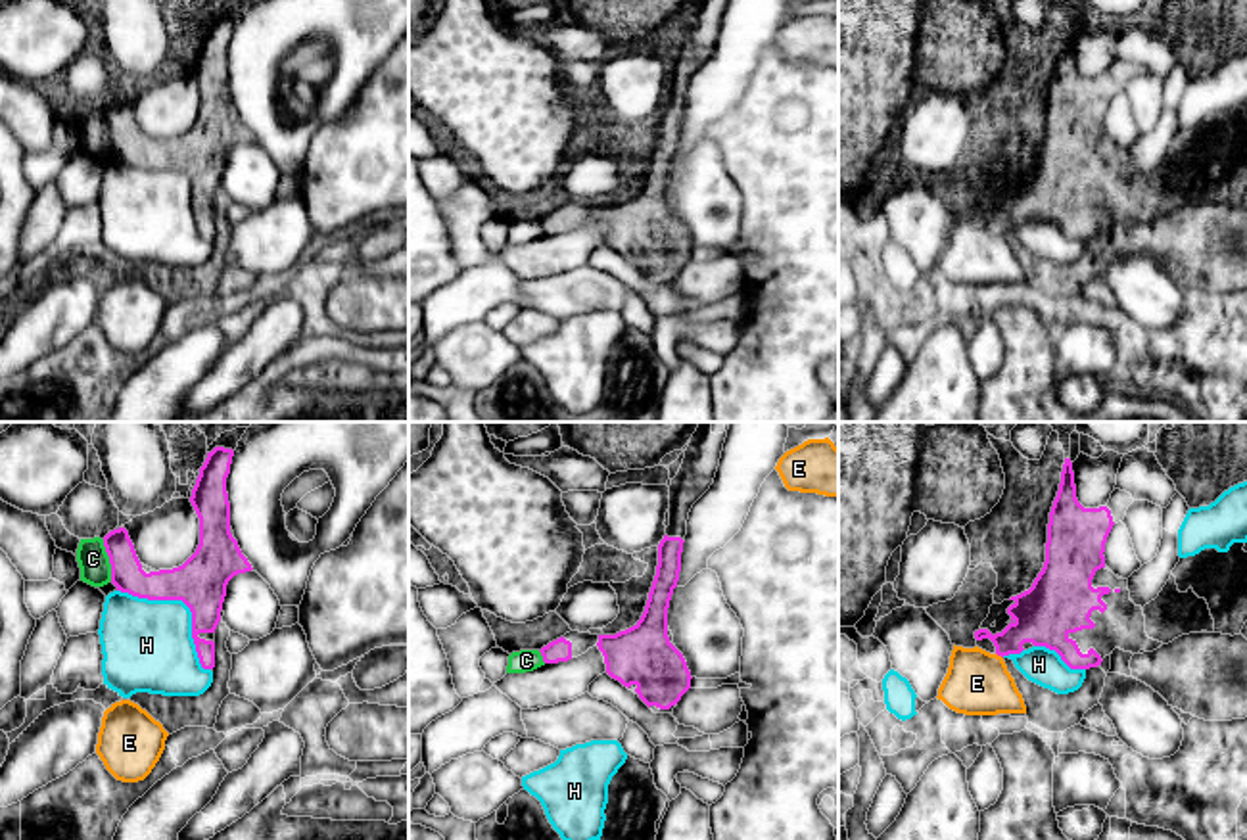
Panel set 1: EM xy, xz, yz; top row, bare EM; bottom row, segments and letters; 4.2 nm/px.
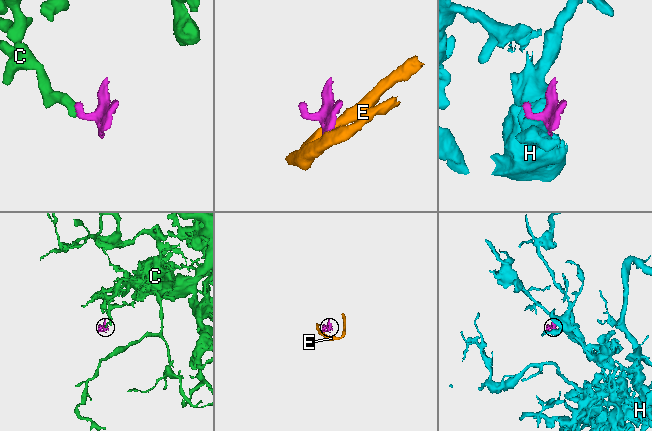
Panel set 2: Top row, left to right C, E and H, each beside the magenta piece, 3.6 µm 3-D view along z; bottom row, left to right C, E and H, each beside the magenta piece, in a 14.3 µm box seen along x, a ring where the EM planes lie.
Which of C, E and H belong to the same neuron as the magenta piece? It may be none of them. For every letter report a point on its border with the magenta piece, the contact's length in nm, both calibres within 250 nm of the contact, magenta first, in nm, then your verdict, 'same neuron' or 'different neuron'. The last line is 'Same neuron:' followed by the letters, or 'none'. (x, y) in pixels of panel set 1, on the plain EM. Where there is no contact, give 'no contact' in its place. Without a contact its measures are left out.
C: contact xy (110, 131); length 180 nm; calibres 140 and 130 nm; different neuron
E: contact yz (1000, 225); length 40 nm; calibres 260 and 280 nm; different neuron
H: contact xy (187, 175); length 500 nm; calibres 220 and 380 nm; different neuron
Same neuron: none

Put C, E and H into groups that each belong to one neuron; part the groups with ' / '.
C / E / H

